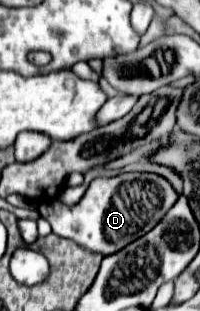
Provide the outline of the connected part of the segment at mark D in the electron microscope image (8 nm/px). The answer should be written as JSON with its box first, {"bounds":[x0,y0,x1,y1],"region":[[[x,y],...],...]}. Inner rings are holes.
{"bounds":[38,173,178,255],"region":[[[120,173],[110,179],[92,179],[84,197],[74,207],[66,207],[58,199],[52,199],[42,203],[38,211],[50,223],[52,233],[74,239],[78,245],[90,247],[100,255],[110,255],[154,229],[178,197],[176,189],[160,175]]]}

